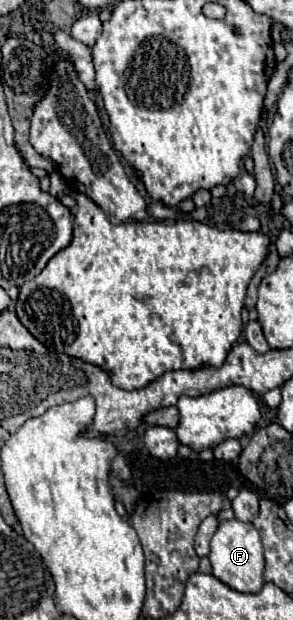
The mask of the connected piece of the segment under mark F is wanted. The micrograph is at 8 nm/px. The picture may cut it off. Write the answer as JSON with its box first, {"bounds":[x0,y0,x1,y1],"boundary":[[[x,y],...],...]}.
{"bounds":[210,519,264,593],"boundary":[[[238,519],[220,521],[218,531],[212,537],[212,551],[210,551],[212,575],[220,579],[224,585],[240,591],[240,593],[258,593],[264,585],[264,557],[262,557],[262,541],[260,533],[254,529],[252,523],[242,523]]]}

